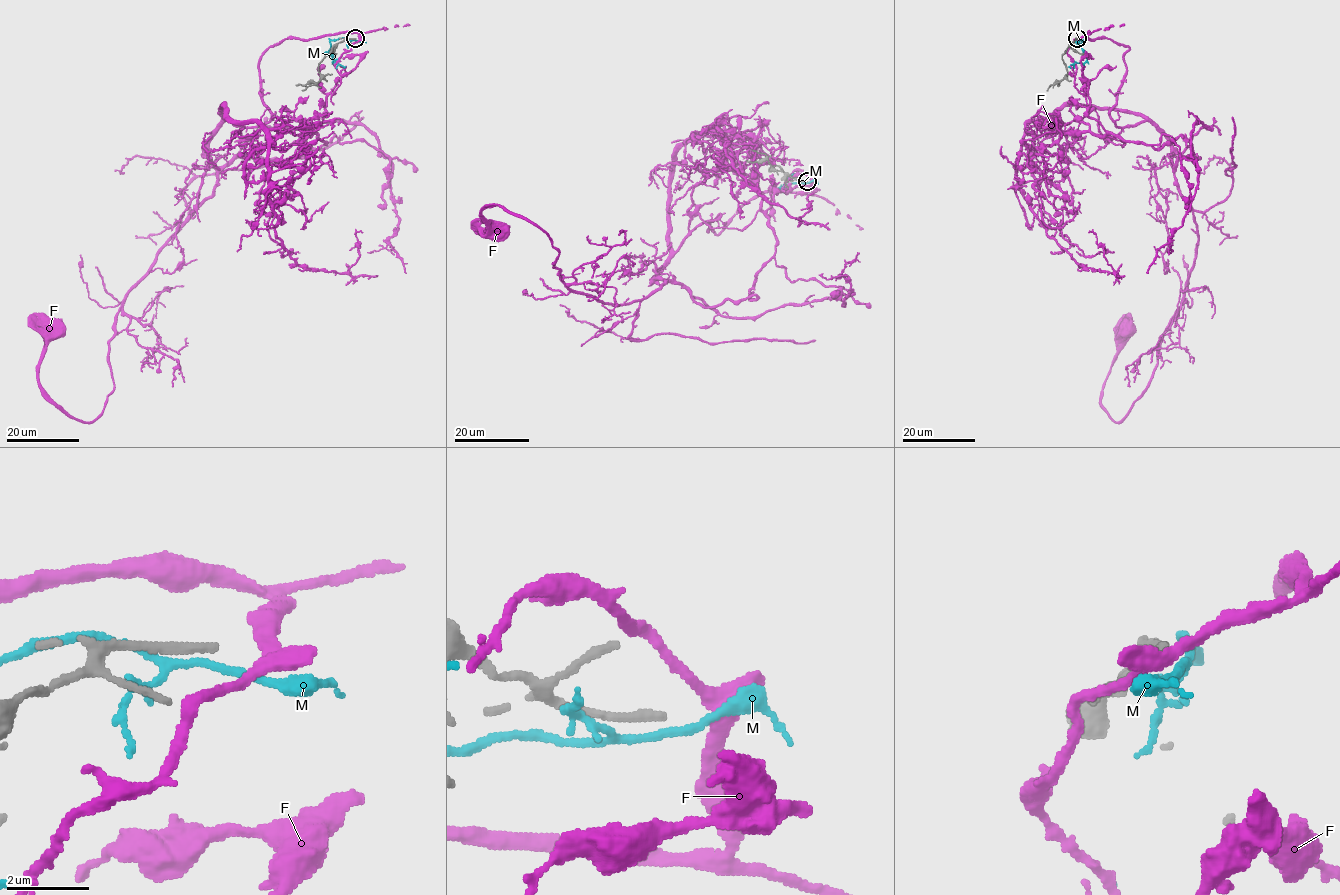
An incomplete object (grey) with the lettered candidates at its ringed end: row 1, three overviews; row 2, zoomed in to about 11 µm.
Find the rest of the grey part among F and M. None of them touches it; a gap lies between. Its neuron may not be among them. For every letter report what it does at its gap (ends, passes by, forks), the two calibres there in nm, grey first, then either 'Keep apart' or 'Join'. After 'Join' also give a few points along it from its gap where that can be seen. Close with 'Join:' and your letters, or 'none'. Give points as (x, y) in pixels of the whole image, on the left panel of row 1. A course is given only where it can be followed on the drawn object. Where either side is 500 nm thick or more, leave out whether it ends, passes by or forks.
F: It forks there. Thickness 240 nm (grey) against 360 nm. Keep apart
M: It passes by. Thickness 240 nm (grey) against 190 nm. Keep apart
Join: none

